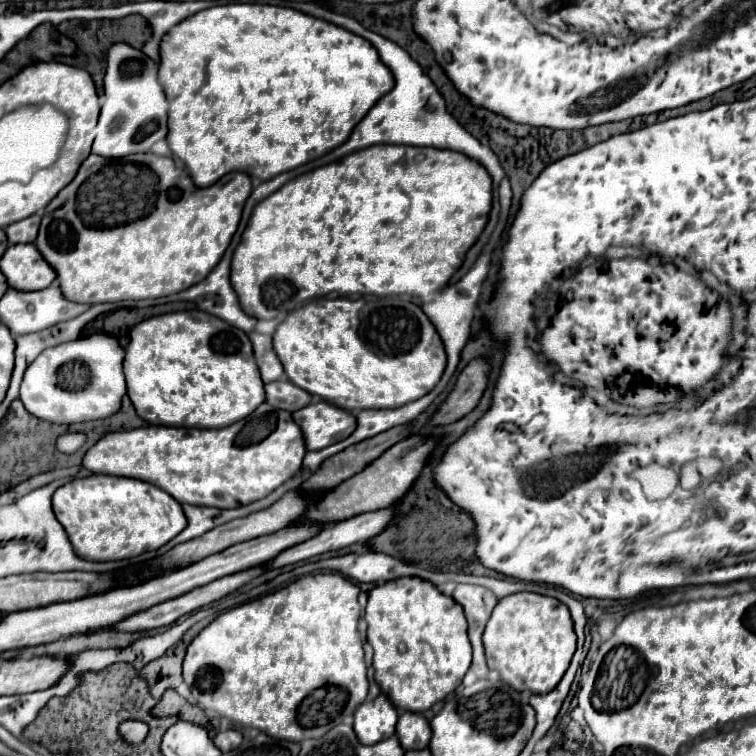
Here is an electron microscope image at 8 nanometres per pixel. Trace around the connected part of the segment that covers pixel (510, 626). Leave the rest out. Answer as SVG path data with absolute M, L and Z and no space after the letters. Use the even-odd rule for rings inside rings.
M517 592L501 598L495 606L483 632L483 644L489 668L497 670L505 684L517 692L529 690L533 694L547 694L559 684L569 668L577 636L565 604L549 596Z

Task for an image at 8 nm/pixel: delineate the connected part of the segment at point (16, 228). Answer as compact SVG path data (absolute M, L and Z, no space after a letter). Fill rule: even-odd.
M33 214L25 220L19 220L11 226L5 228L5 234L9 238L9 244L27 244L27 242L35 242L37 238L37 230L39 230L39 222L41 222L41 214Z

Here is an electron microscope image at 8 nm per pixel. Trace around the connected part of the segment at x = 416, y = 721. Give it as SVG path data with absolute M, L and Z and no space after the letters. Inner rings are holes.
M405 712L399 716L397 738L405 750L423 750L431 740L429 722L421 714Z

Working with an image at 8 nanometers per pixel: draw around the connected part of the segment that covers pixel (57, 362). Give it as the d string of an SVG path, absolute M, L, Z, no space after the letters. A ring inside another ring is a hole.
M93 334L89 338L79 338L75 342L59 344L55 348L43 350L33 364L29 364L21 382L21 402L25 408L41 420L73 424L85 420L107 418L121 408L121 398L125 396L125 376L123 376L123 348L119 342L107 334Z

